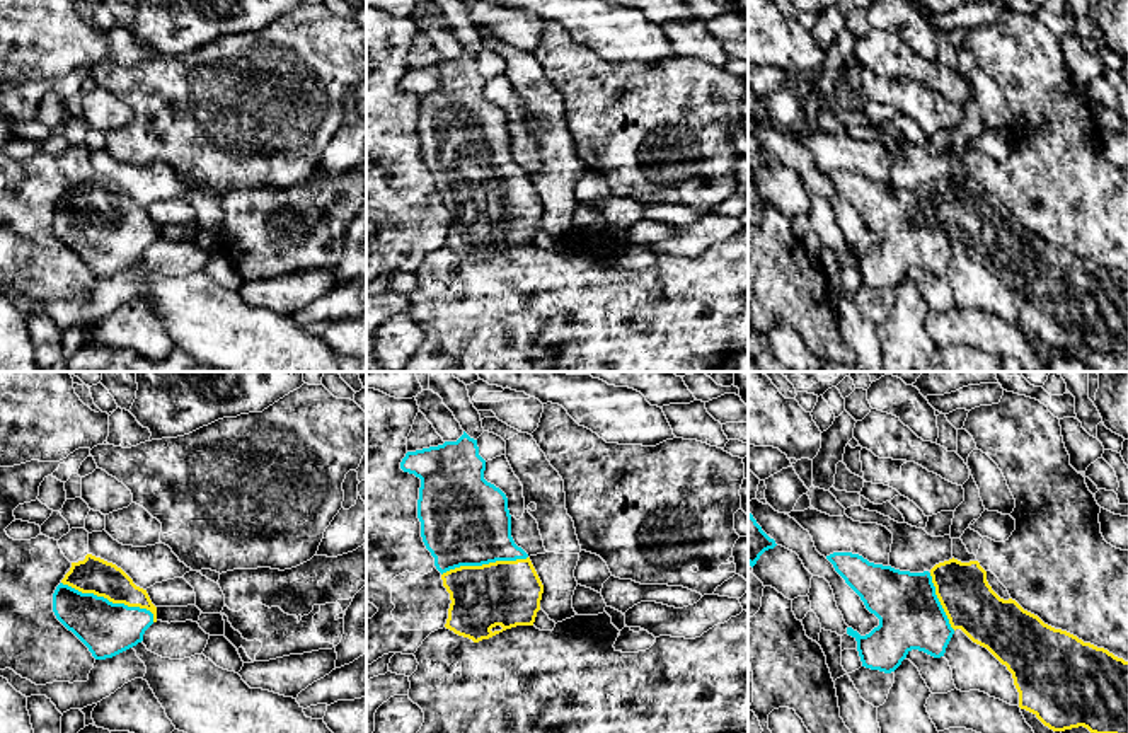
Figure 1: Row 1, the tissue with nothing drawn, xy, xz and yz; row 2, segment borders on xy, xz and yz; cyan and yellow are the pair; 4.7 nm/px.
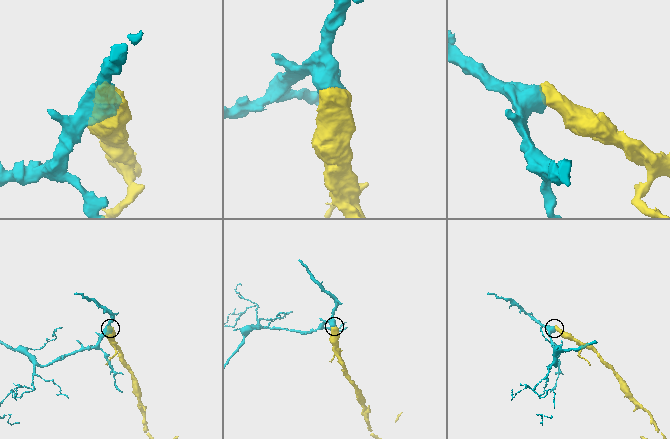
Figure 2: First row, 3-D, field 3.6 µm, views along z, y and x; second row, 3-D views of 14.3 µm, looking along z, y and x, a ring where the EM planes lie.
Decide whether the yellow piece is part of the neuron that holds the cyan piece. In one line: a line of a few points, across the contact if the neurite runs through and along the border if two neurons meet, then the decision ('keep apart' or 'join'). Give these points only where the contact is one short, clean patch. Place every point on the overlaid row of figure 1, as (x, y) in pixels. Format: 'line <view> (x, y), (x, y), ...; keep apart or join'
join

